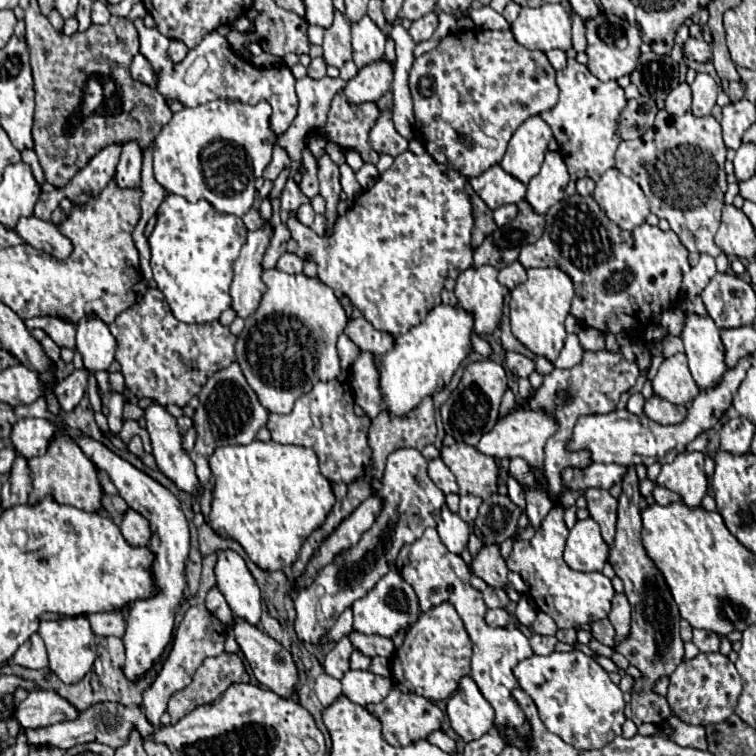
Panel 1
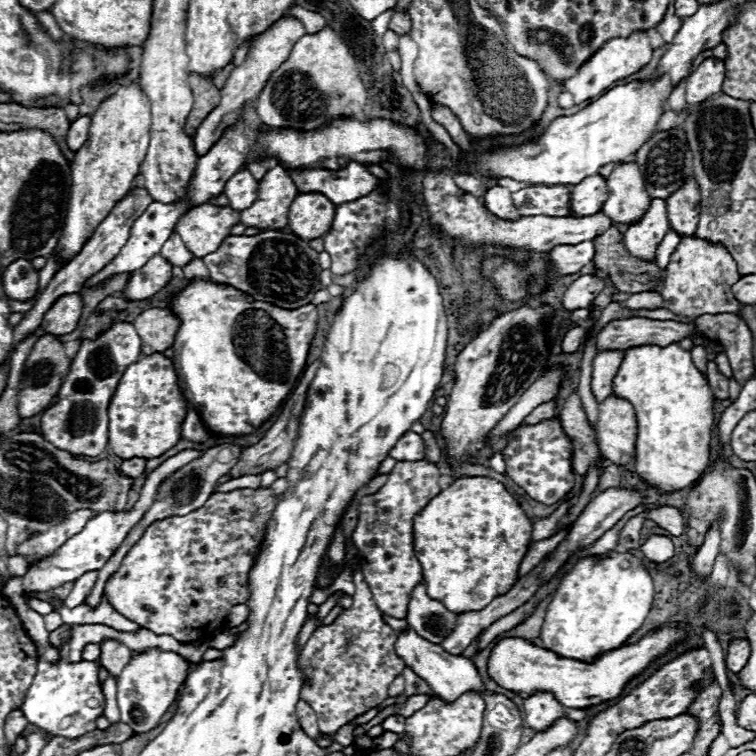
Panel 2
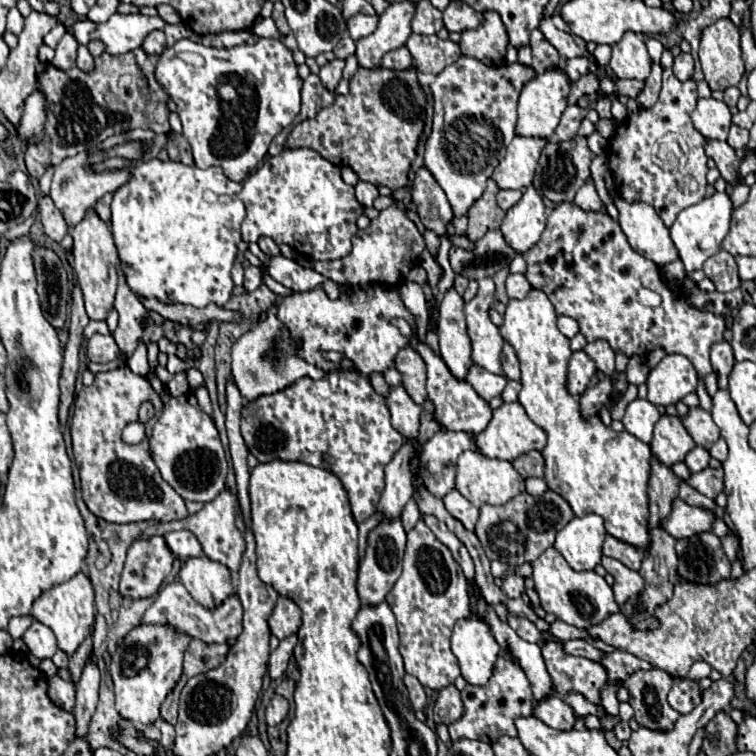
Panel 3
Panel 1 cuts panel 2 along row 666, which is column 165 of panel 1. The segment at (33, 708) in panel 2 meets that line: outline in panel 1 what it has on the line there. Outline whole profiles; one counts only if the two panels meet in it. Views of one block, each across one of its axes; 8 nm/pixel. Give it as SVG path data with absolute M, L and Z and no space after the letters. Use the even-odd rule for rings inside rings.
M143 19L134 21L138 34L140 34L140 54L148 58L156 72L156 90L170 100L180 102L182 106L198 106L210 100L238 100L244 104L258 104L266 100L272 106L270 116L270 130L274 134L286 132L286 128L296 118L298 98L294 92L296 78L292 76L290 68L284 64L272 68L256 68L246 58L236 54L228 40L218 32L210 32L194 50L186 54L182 62L172 62L168 56L170 40L162 36L156 28L146 28Z

